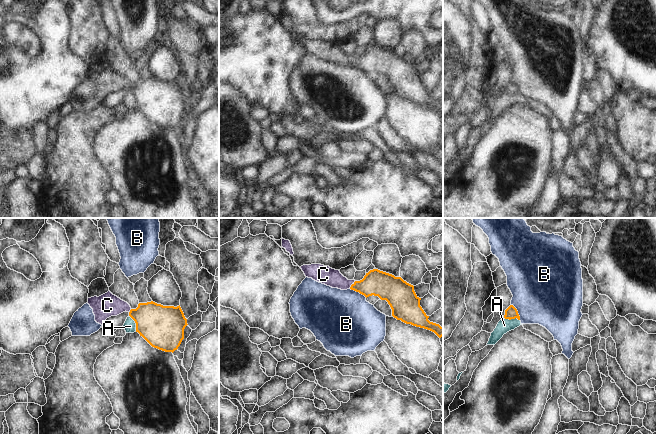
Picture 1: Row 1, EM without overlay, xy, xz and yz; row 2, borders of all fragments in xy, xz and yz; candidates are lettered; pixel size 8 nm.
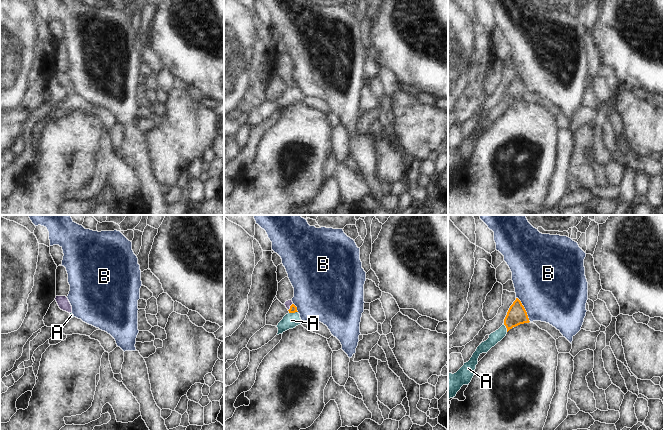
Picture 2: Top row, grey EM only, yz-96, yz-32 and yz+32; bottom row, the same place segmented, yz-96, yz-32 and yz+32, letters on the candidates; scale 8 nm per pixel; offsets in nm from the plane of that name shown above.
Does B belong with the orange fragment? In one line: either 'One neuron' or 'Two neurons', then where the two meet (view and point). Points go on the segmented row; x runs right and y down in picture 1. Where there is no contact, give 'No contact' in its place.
Two neurons. Touches orange at xz (358, 291).

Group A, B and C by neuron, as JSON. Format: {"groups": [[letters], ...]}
{"groups": [["A"], ["B"], ["C"]]}

